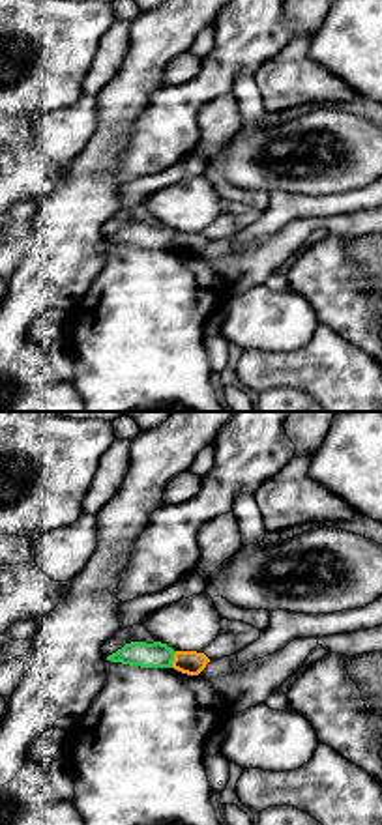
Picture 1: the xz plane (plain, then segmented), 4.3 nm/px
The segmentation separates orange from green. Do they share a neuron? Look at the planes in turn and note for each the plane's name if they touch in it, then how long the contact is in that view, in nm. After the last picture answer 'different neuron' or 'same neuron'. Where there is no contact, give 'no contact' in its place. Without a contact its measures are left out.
contact in xz; length 80 nm

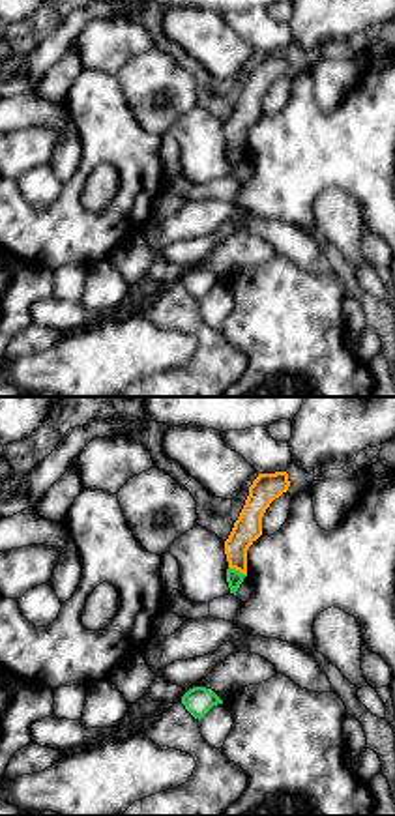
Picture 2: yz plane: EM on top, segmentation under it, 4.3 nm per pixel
contact in yz; length 90 nm

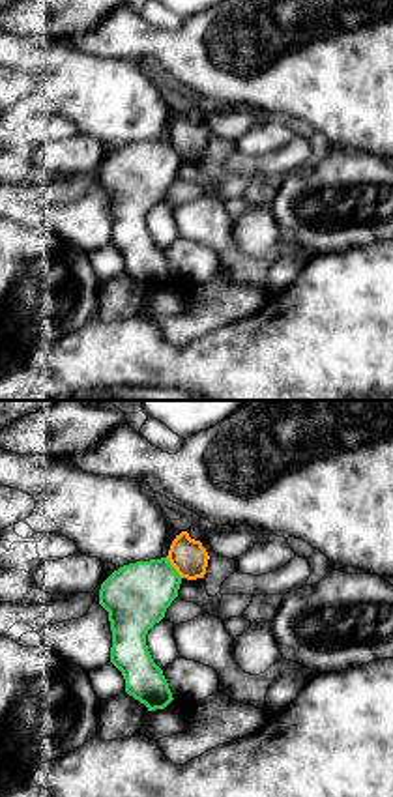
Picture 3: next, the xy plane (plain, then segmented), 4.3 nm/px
contact in xy; length 120 nm

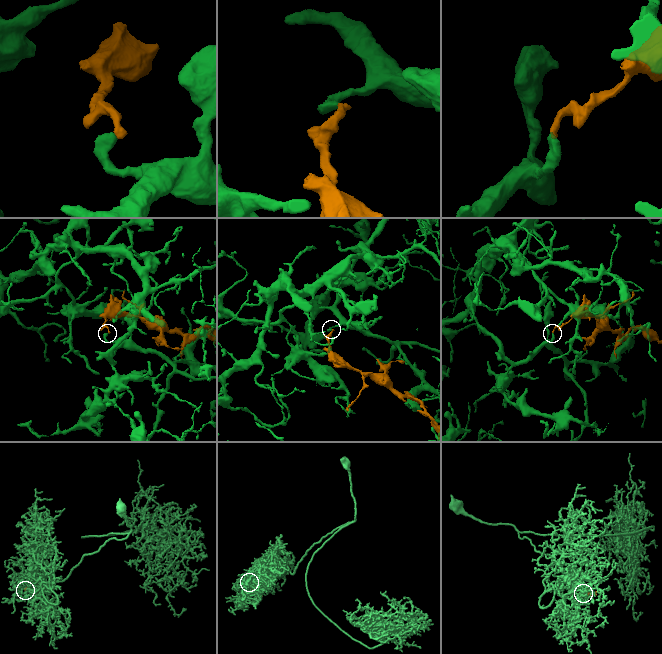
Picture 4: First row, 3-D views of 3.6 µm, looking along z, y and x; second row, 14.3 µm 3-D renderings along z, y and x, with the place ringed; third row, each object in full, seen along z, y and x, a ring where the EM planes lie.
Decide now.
same neuron

